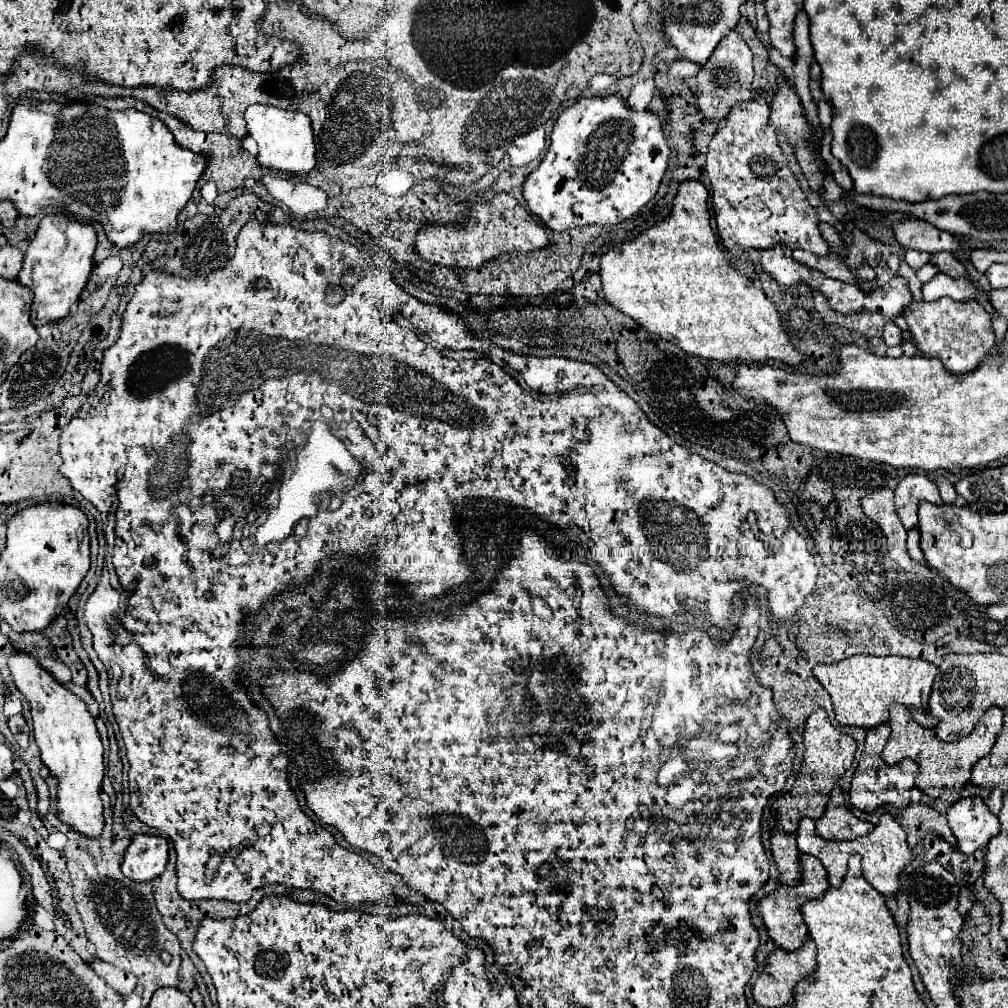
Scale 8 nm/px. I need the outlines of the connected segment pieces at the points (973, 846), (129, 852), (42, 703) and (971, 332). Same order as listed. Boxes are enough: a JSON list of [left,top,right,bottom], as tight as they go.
[[946,797,1000,855],[122,835,168,881],[8,653,104,839],[904,297,994,373]]

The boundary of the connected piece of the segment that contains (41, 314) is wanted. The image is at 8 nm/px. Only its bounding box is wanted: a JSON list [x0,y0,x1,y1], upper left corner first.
[18,213,96,327]

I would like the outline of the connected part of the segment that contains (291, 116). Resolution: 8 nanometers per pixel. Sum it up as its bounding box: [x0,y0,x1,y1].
[246,105,316,175]

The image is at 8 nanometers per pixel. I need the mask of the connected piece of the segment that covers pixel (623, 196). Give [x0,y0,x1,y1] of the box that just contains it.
[524,93,670,231]

